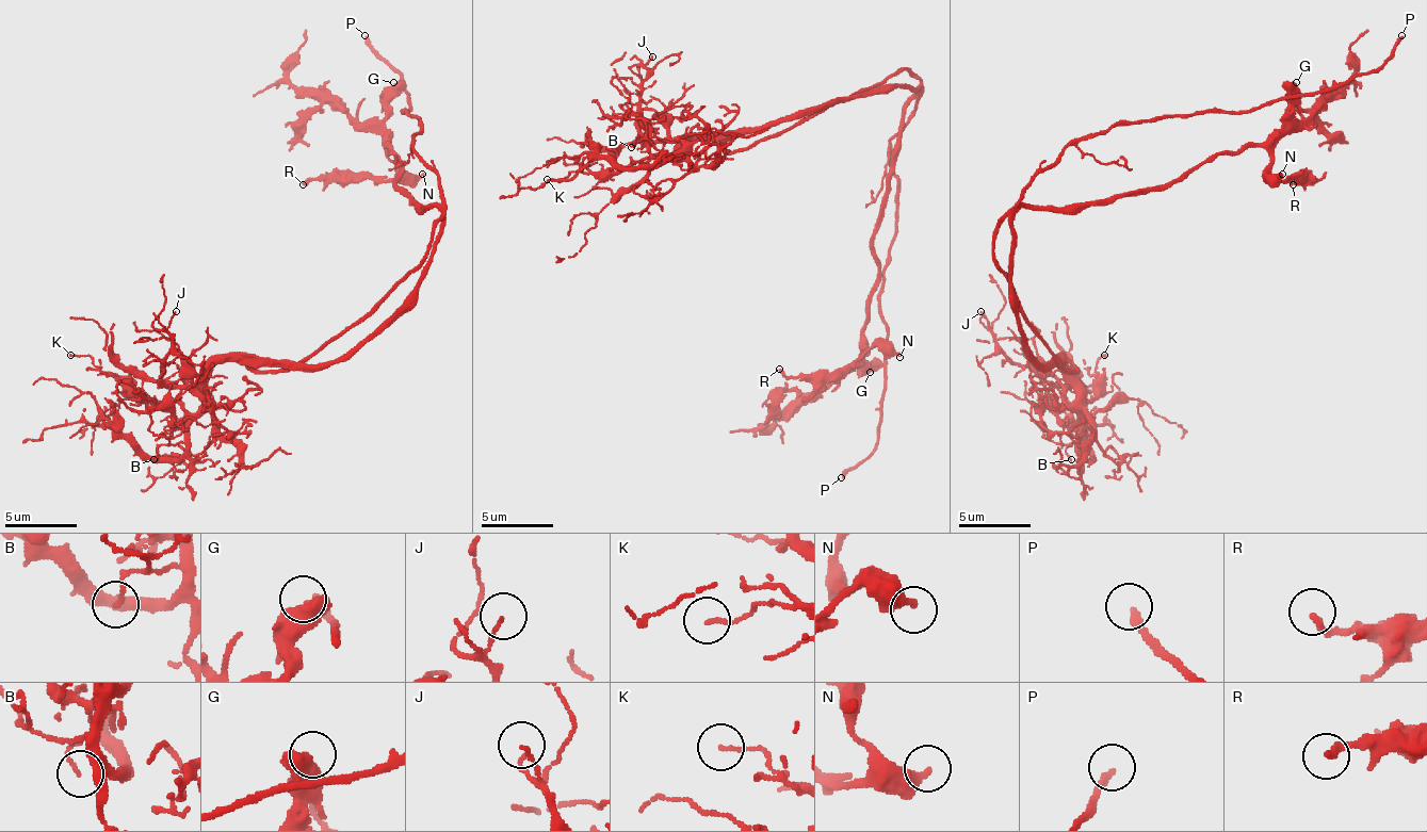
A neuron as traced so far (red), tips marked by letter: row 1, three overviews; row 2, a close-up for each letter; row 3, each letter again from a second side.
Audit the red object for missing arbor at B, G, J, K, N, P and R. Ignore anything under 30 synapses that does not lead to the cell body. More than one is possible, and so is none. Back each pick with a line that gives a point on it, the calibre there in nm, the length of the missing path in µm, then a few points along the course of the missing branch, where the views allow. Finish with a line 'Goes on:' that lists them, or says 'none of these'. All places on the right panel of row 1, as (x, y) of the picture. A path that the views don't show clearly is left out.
P: place (1401, 35); calibre 220 nm; missing 15 µm
Goes on: P

